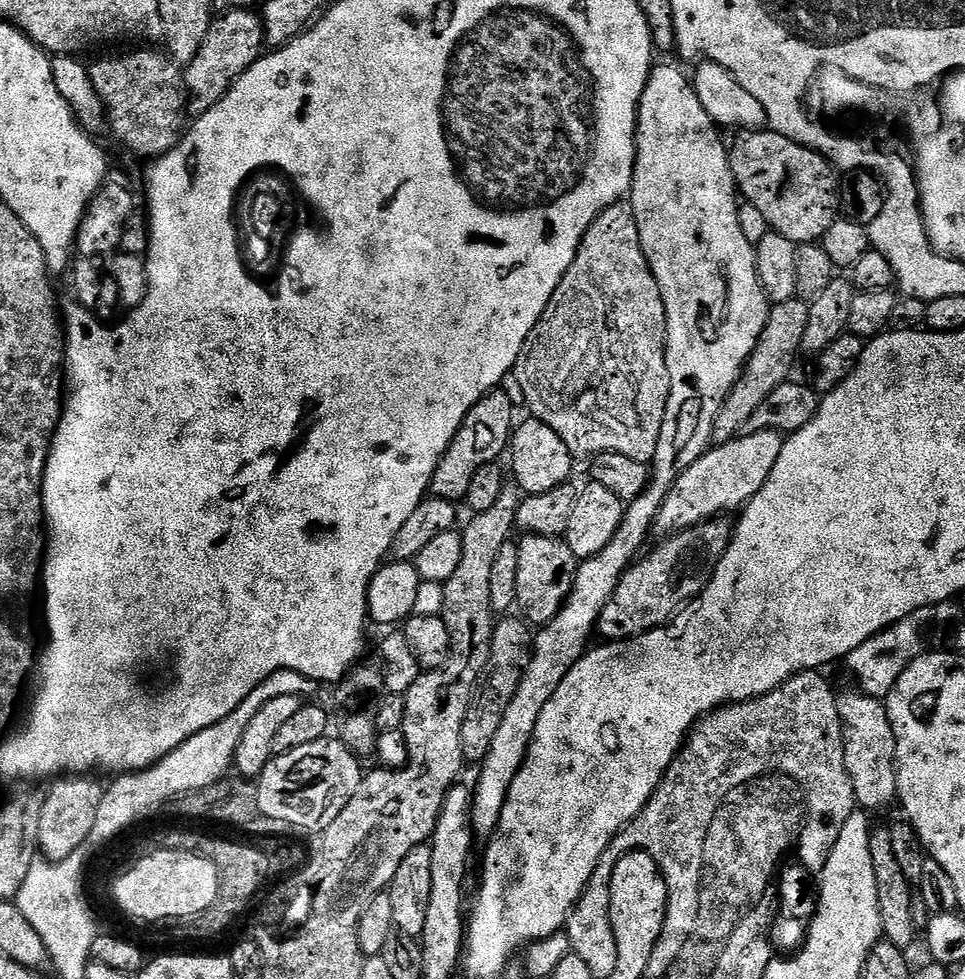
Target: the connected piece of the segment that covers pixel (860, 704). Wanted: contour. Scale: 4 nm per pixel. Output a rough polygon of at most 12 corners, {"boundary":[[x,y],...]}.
{"boundary":[[839,695],[843,758],[857,805],[897,797],[887,705]]}

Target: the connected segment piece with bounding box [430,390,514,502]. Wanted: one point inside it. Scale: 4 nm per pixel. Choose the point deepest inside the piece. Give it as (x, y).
(486, 432)

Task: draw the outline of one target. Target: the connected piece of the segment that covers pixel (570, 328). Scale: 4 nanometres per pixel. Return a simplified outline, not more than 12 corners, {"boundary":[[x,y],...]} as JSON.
{"boundary":[[632,205],[584,232],[516,376],[573,457],[648,464],[666,306]]}

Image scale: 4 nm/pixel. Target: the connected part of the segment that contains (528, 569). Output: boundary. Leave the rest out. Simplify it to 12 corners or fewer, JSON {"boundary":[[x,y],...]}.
{"boundary":[[563,539],[519,541],[516,603],[529,625],[563,610],[578,561]]}

